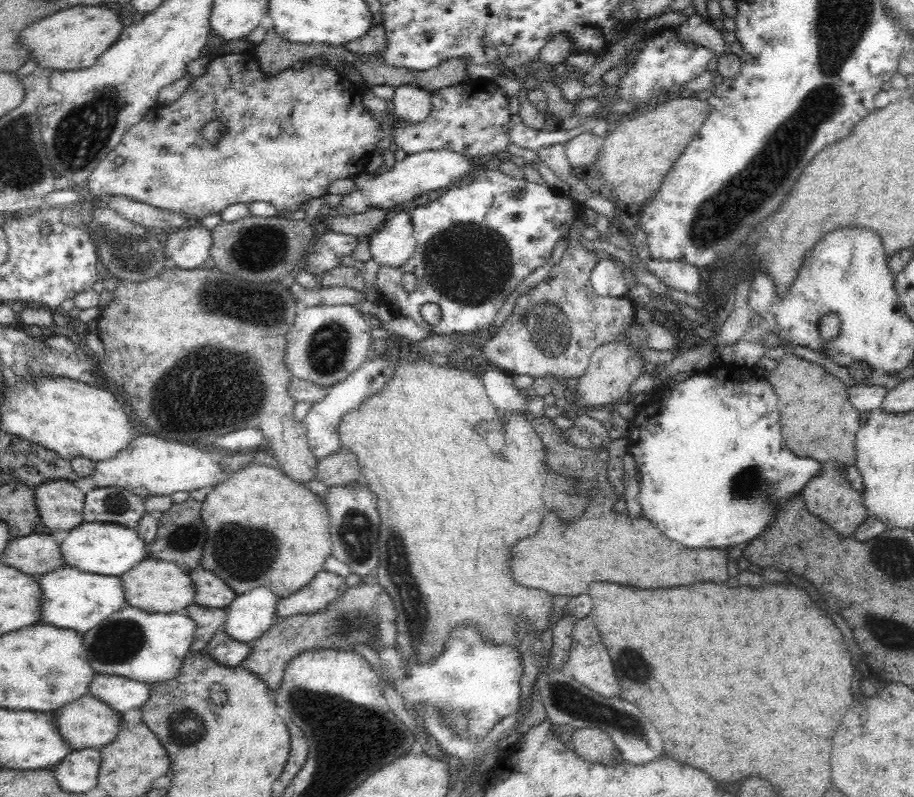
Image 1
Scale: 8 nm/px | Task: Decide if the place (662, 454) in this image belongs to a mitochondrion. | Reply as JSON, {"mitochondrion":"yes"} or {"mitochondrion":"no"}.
{"mitochondrion":"no"}

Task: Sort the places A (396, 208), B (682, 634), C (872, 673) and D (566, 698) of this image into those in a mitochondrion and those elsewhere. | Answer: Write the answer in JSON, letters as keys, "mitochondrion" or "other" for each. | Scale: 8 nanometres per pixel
{"A":"other","B":"other","C":"other","D":"mitochondrion"}

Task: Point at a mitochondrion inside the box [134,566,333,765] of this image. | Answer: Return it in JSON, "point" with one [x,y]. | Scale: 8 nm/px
{"point":[184,728]}

